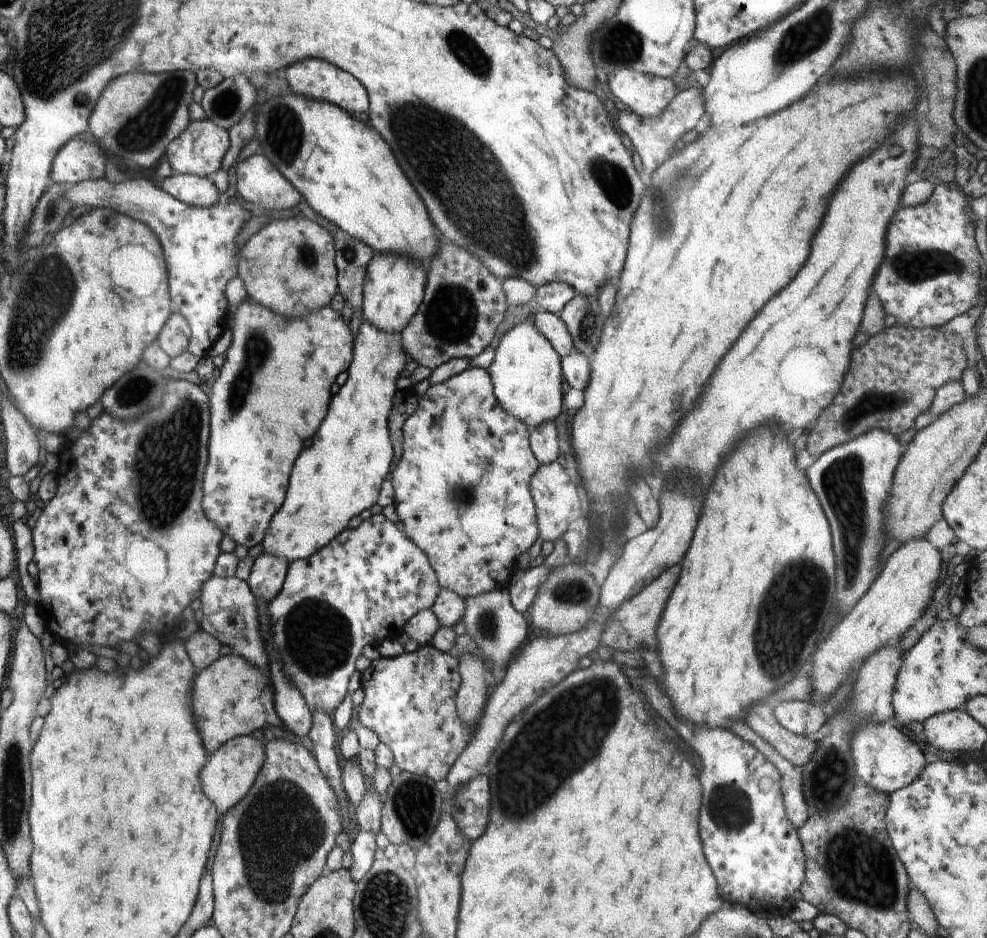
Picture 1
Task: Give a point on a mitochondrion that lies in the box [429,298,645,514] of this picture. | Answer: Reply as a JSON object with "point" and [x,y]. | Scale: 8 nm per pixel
{"point":[587,326]}

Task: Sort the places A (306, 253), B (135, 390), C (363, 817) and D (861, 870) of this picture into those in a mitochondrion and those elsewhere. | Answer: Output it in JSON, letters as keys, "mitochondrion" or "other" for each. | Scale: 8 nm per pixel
{"A":"mitochondrion","B":"mitochondrion","C":"other","D":"mitochondrion"}

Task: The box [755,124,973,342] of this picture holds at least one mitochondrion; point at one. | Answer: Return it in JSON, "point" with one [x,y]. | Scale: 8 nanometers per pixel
{"point":[913,266]}

